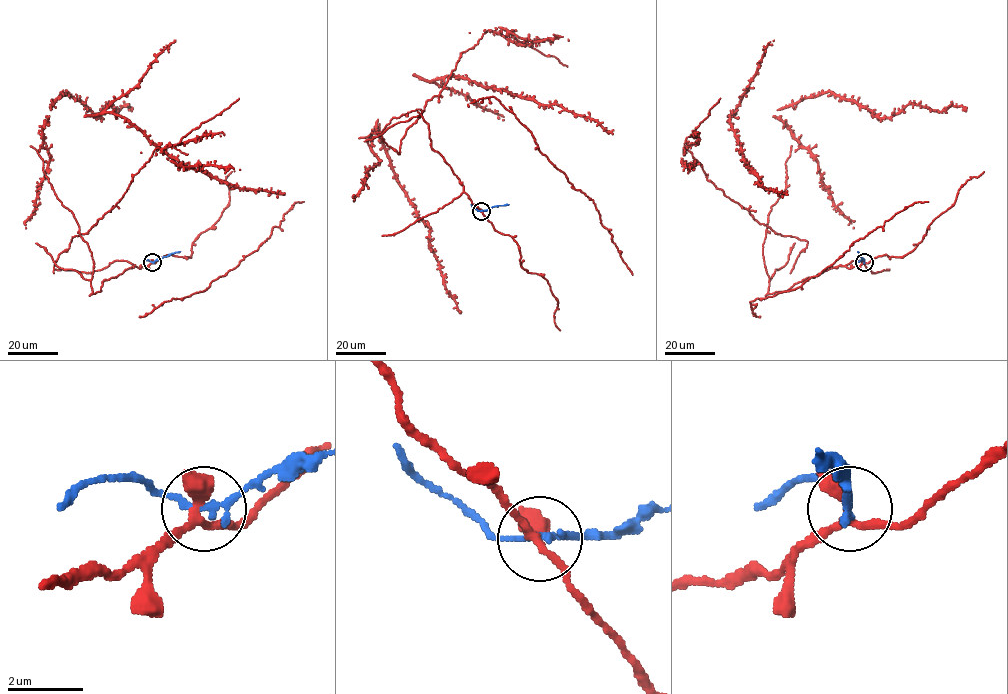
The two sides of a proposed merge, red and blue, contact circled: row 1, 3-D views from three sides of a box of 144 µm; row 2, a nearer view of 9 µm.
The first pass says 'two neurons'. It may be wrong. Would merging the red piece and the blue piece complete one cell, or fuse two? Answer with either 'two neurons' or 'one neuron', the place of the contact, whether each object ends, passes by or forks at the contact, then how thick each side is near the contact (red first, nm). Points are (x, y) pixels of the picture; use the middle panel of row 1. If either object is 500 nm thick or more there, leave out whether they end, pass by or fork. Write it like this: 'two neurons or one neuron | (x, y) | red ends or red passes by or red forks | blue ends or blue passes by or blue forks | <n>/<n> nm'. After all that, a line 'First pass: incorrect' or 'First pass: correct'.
two neurons | (481, 211) | red passes by | blue passes by | 360/170 nm
First pass: correct

